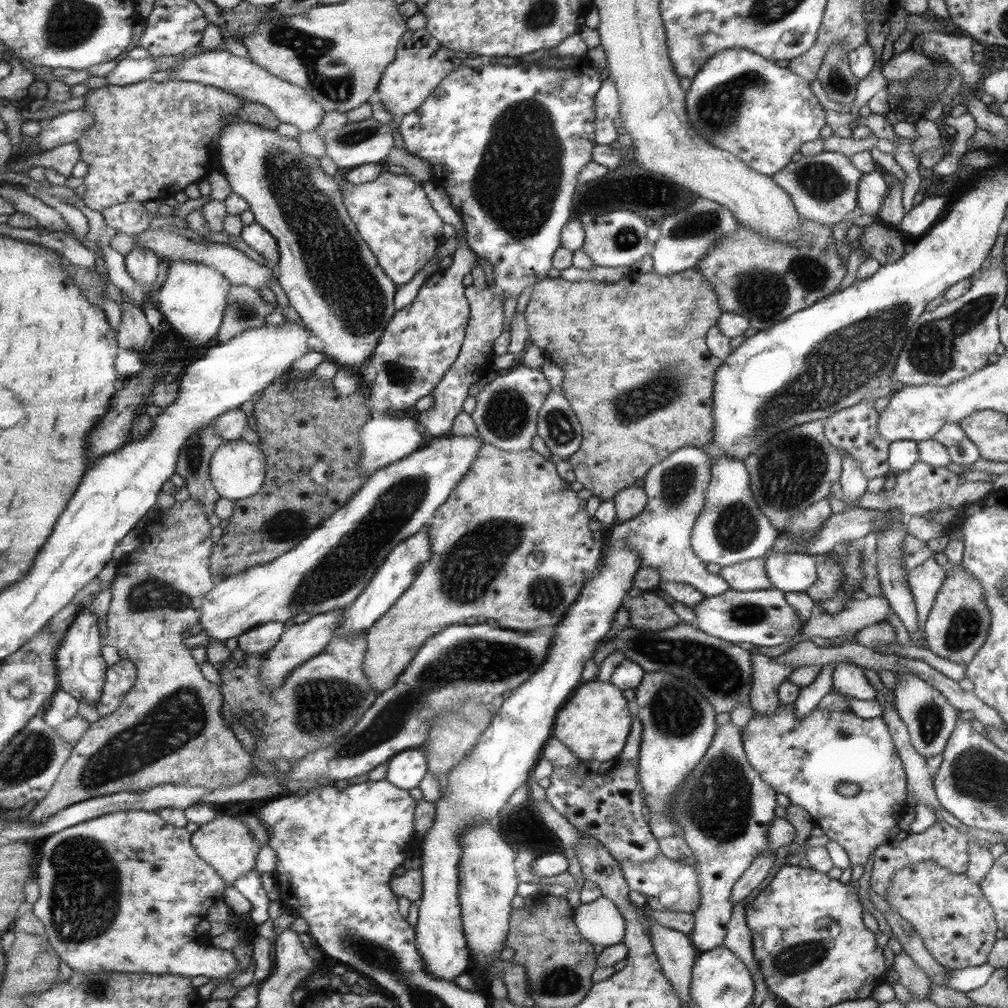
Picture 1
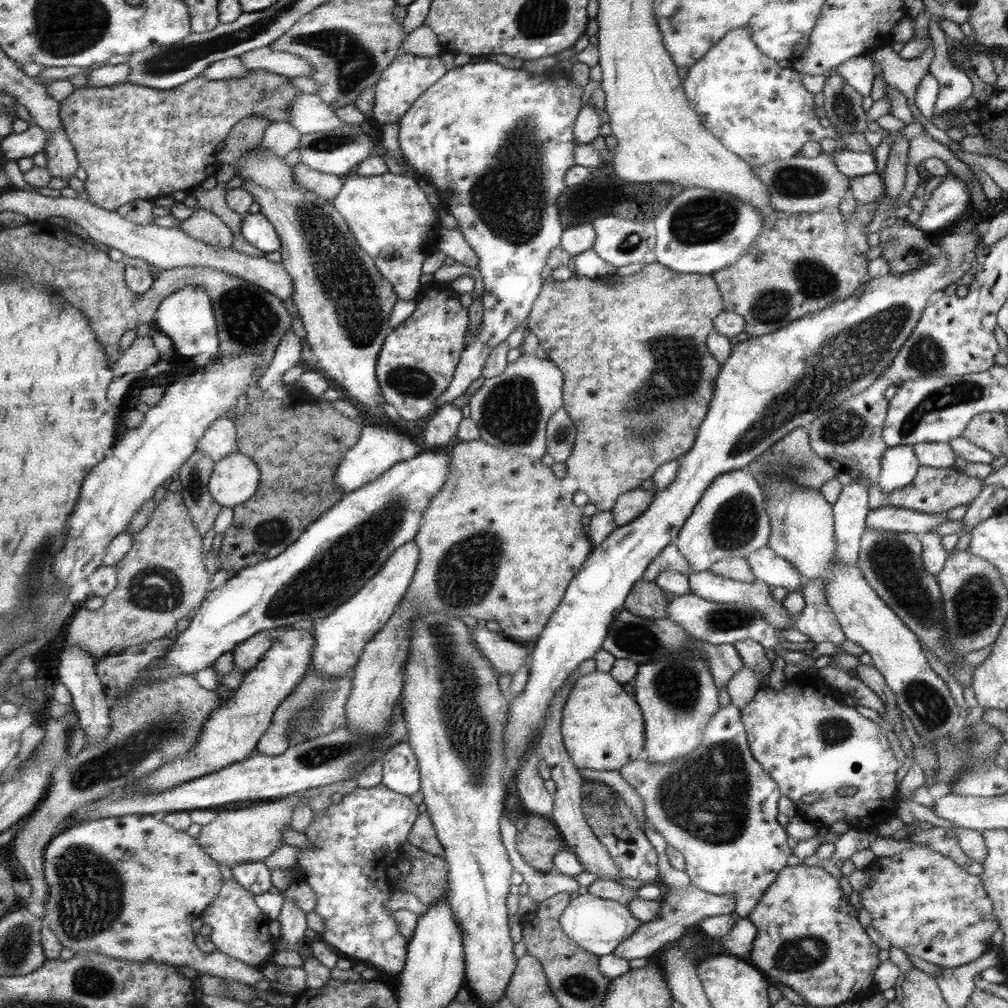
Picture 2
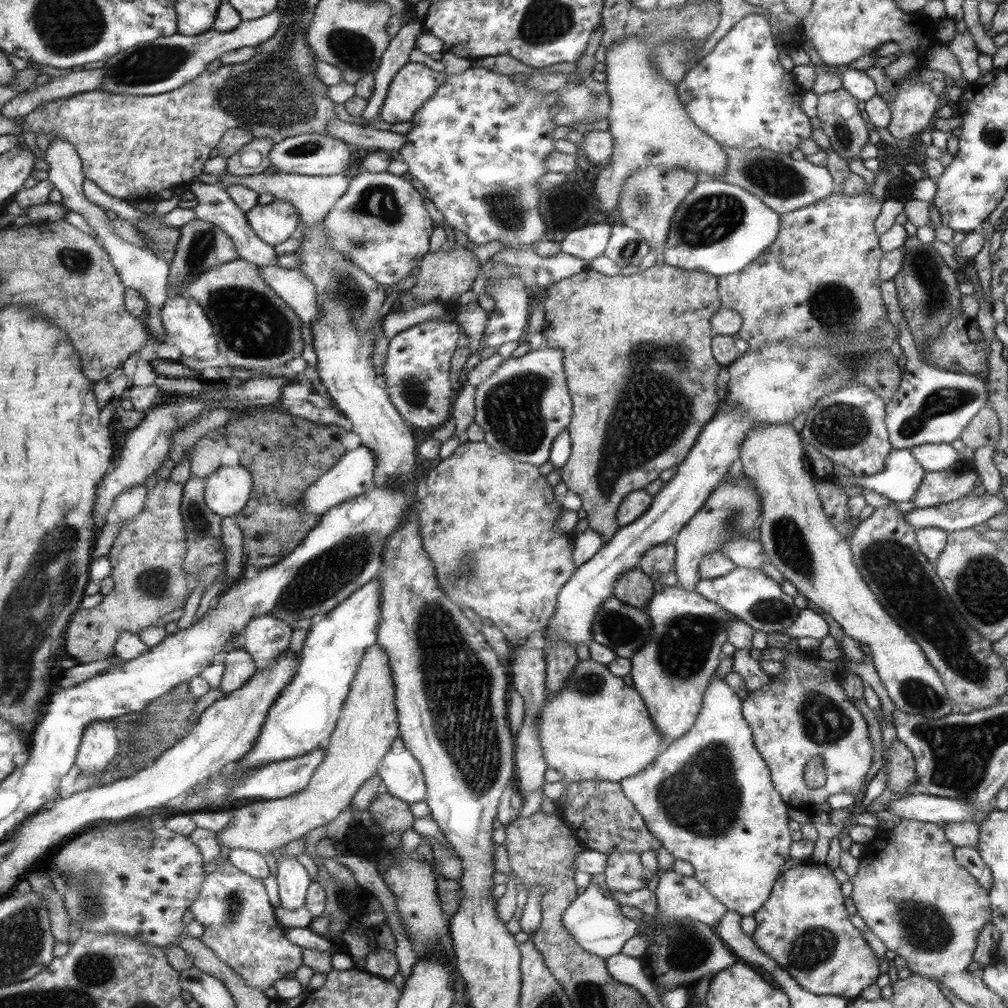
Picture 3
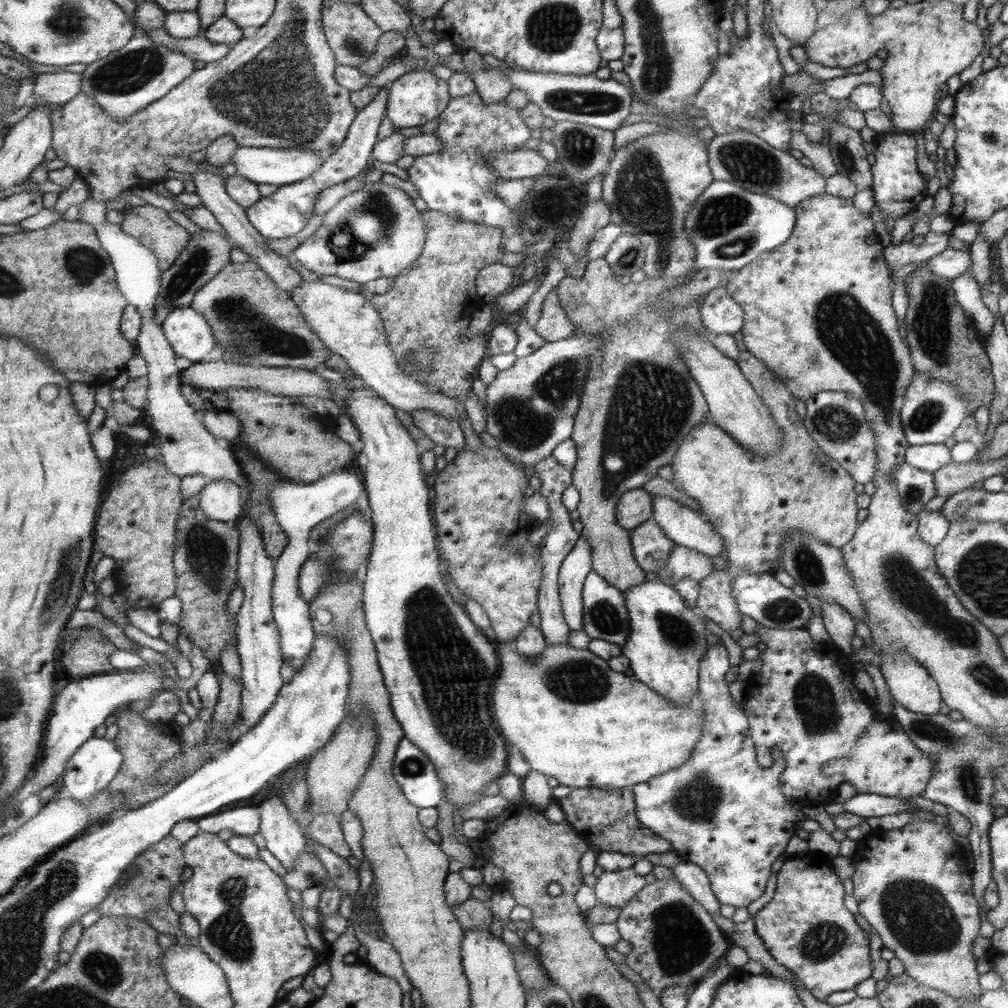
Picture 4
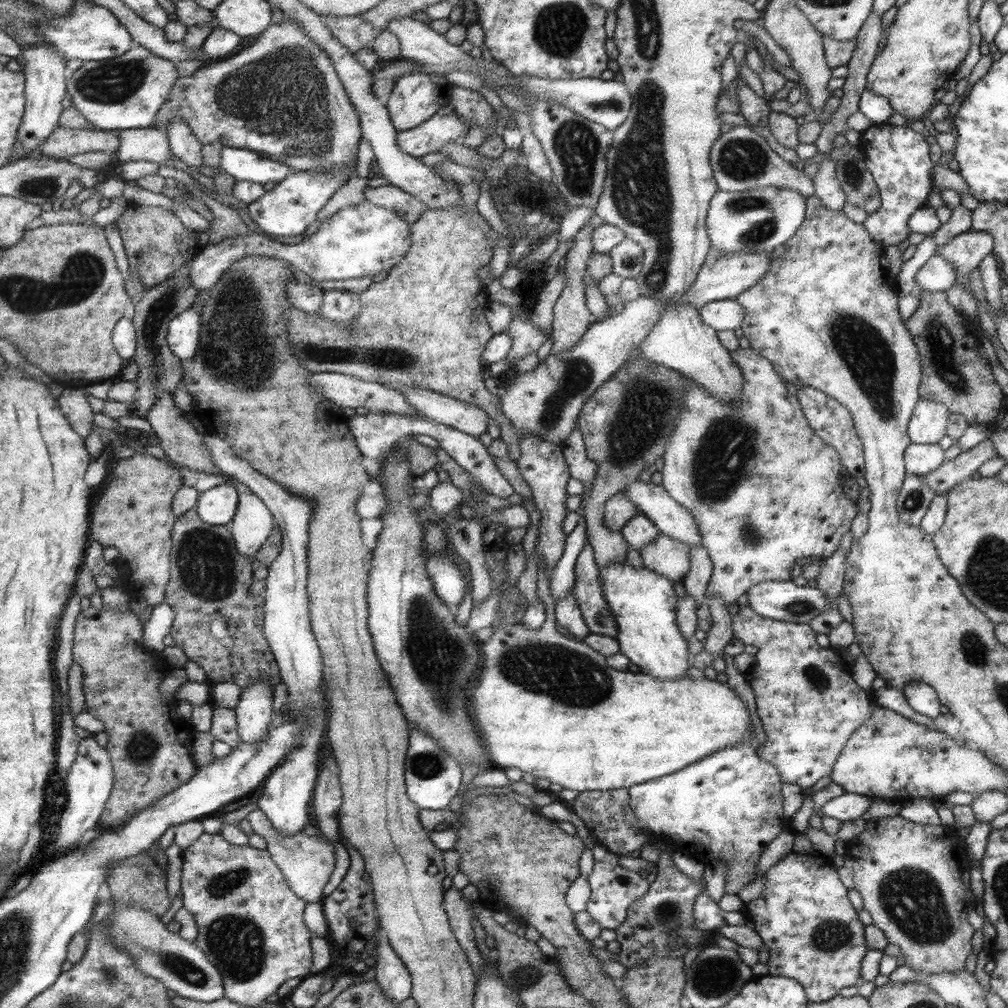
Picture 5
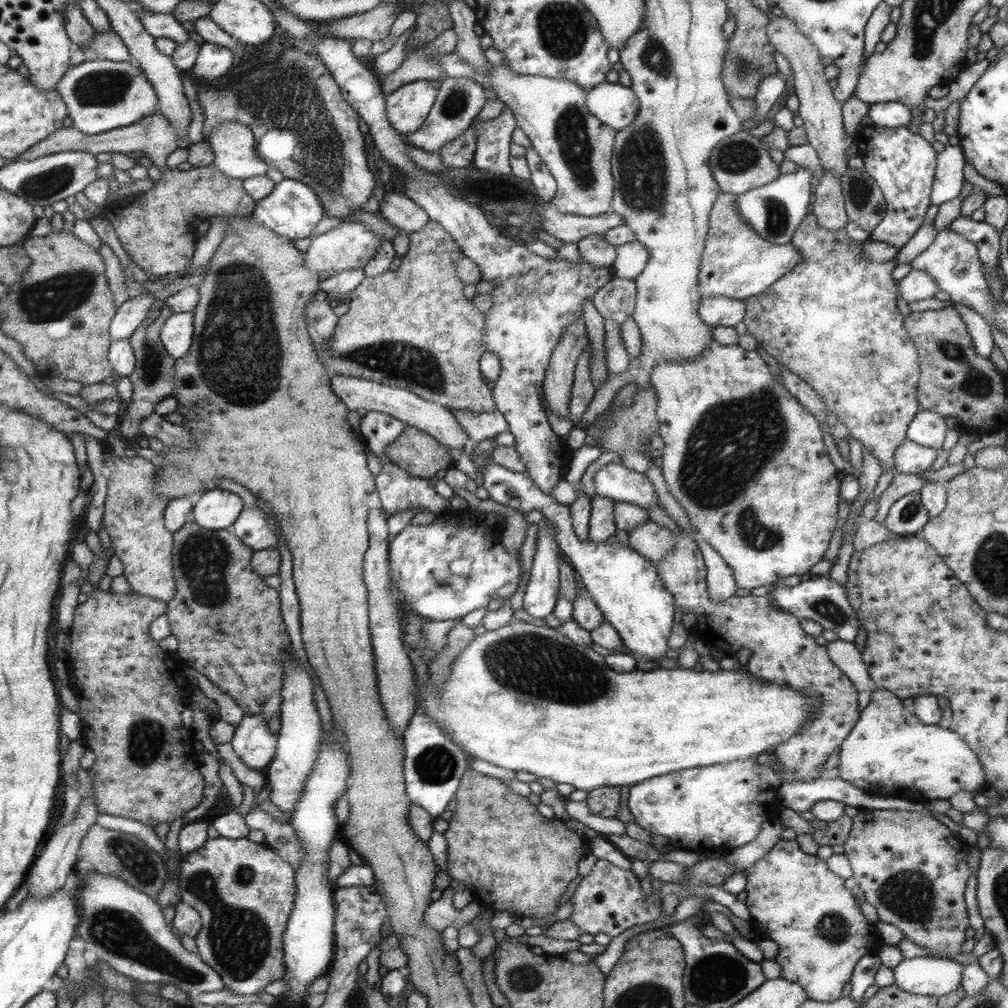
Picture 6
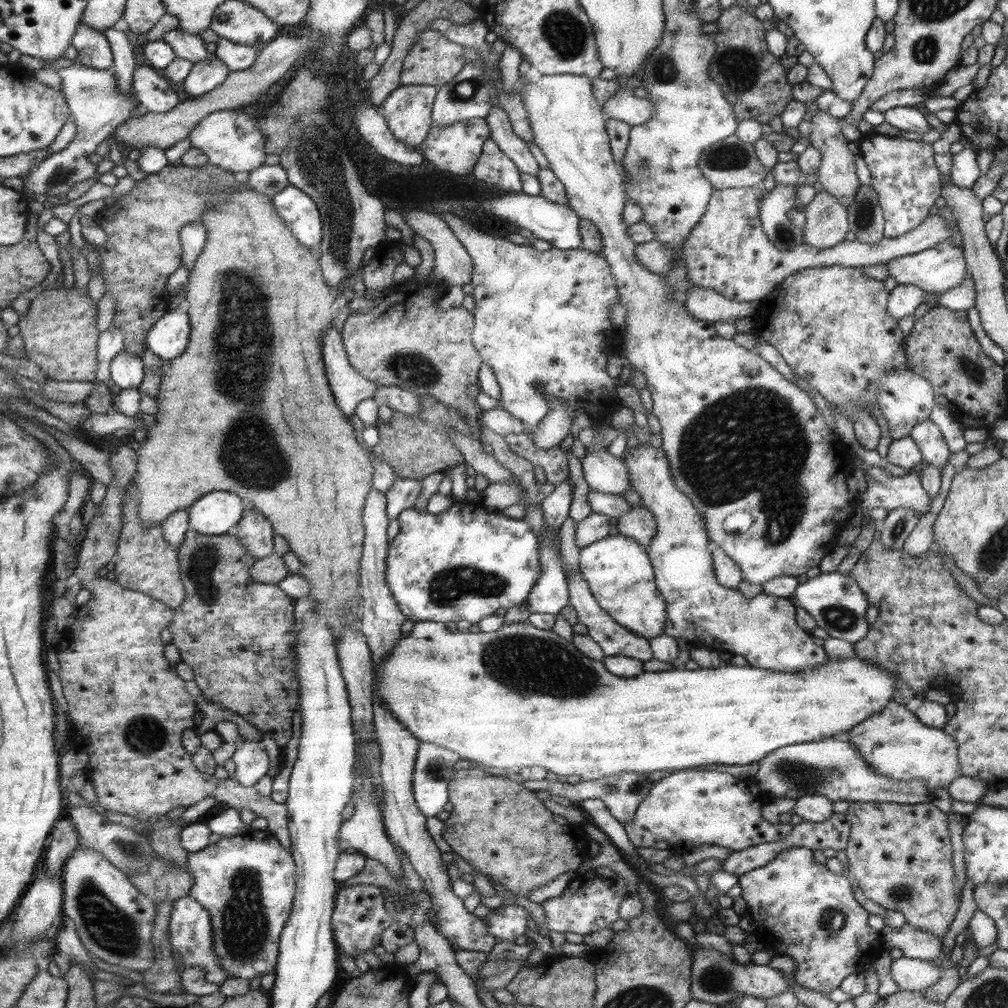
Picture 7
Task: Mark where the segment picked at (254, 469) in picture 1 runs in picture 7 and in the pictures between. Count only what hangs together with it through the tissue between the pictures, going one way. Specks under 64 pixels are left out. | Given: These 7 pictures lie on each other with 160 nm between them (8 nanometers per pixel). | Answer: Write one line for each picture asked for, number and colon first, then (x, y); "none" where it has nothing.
2: (235, 477)
3: (227, 489)
4: (222, 500)
5: (216, 506)
6: (216, 509)
7: (214, 513)

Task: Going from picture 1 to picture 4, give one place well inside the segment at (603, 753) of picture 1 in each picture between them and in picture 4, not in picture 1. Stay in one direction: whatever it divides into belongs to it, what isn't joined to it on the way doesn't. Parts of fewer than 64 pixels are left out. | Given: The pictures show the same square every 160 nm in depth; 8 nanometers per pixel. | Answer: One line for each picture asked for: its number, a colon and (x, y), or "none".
2: (602, 729)
3: (594, 728)
4: (573, 718)

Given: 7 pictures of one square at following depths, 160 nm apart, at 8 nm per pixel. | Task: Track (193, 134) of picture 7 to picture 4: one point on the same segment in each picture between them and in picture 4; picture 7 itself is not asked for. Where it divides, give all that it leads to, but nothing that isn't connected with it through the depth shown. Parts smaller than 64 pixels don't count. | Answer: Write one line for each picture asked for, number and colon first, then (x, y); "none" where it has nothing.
4: (280, 166)
5: (242, 164)
6: (233, 149)

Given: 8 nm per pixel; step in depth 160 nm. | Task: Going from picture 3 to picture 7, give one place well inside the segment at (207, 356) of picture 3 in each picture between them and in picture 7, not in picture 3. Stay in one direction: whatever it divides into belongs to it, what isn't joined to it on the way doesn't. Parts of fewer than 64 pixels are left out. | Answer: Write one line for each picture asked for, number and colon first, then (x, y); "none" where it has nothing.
4: (189, 335)
5: (183, 334)
6: (177, 336)
7: (168, 339)

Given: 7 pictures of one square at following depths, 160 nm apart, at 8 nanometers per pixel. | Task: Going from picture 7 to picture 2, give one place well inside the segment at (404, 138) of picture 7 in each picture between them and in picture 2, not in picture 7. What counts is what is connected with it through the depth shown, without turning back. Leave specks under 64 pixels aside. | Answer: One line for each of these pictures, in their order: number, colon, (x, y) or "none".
2: (406, 77)
3: (414, 83)
4: (417, 96)
5: (416, 97)
6: (406, 109)

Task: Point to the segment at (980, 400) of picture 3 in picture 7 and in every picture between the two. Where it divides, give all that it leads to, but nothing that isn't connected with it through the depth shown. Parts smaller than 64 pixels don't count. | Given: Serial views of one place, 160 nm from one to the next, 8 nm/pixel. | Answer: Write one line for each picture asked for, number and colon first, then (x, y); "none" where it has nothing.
4: (932, 410)
5: (928, 422)
6: (928, 429)
7: (927, 437)

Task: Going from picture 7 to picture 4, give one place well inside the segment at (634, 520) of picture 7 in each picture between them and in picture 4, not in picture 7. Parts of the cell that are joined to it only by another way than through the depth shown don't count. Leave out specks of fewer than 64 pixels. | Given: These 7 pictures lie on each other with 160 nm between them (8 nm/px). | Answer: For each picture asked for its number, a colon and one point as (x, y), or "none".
4: (683, 562)
5: (670, 558)
6: (652, 541)

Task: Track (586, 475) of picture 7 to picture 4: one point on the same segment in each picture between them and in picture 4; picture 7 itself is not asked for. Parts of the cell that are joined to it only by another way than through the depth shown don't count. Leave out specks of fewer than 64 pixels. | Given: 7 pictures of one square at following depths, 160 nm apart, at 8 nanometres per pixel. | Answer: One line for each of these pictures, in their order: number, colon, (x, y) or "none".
4: (685, 527)
5: (669, 517)
6: (613, 480)

